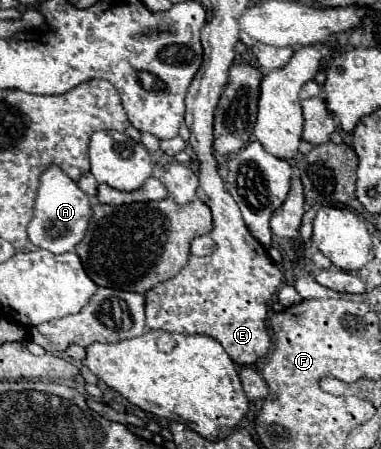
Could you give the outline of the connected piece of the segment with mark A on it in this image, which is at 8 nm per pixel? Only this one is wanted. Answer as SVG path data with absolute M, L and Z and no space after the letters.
M51 164L39 178L33 220L27 226L29 240L33 246L49 250L53 254L73 252L73 248L83 240L87 224L91 218L89 196L55 164Z

